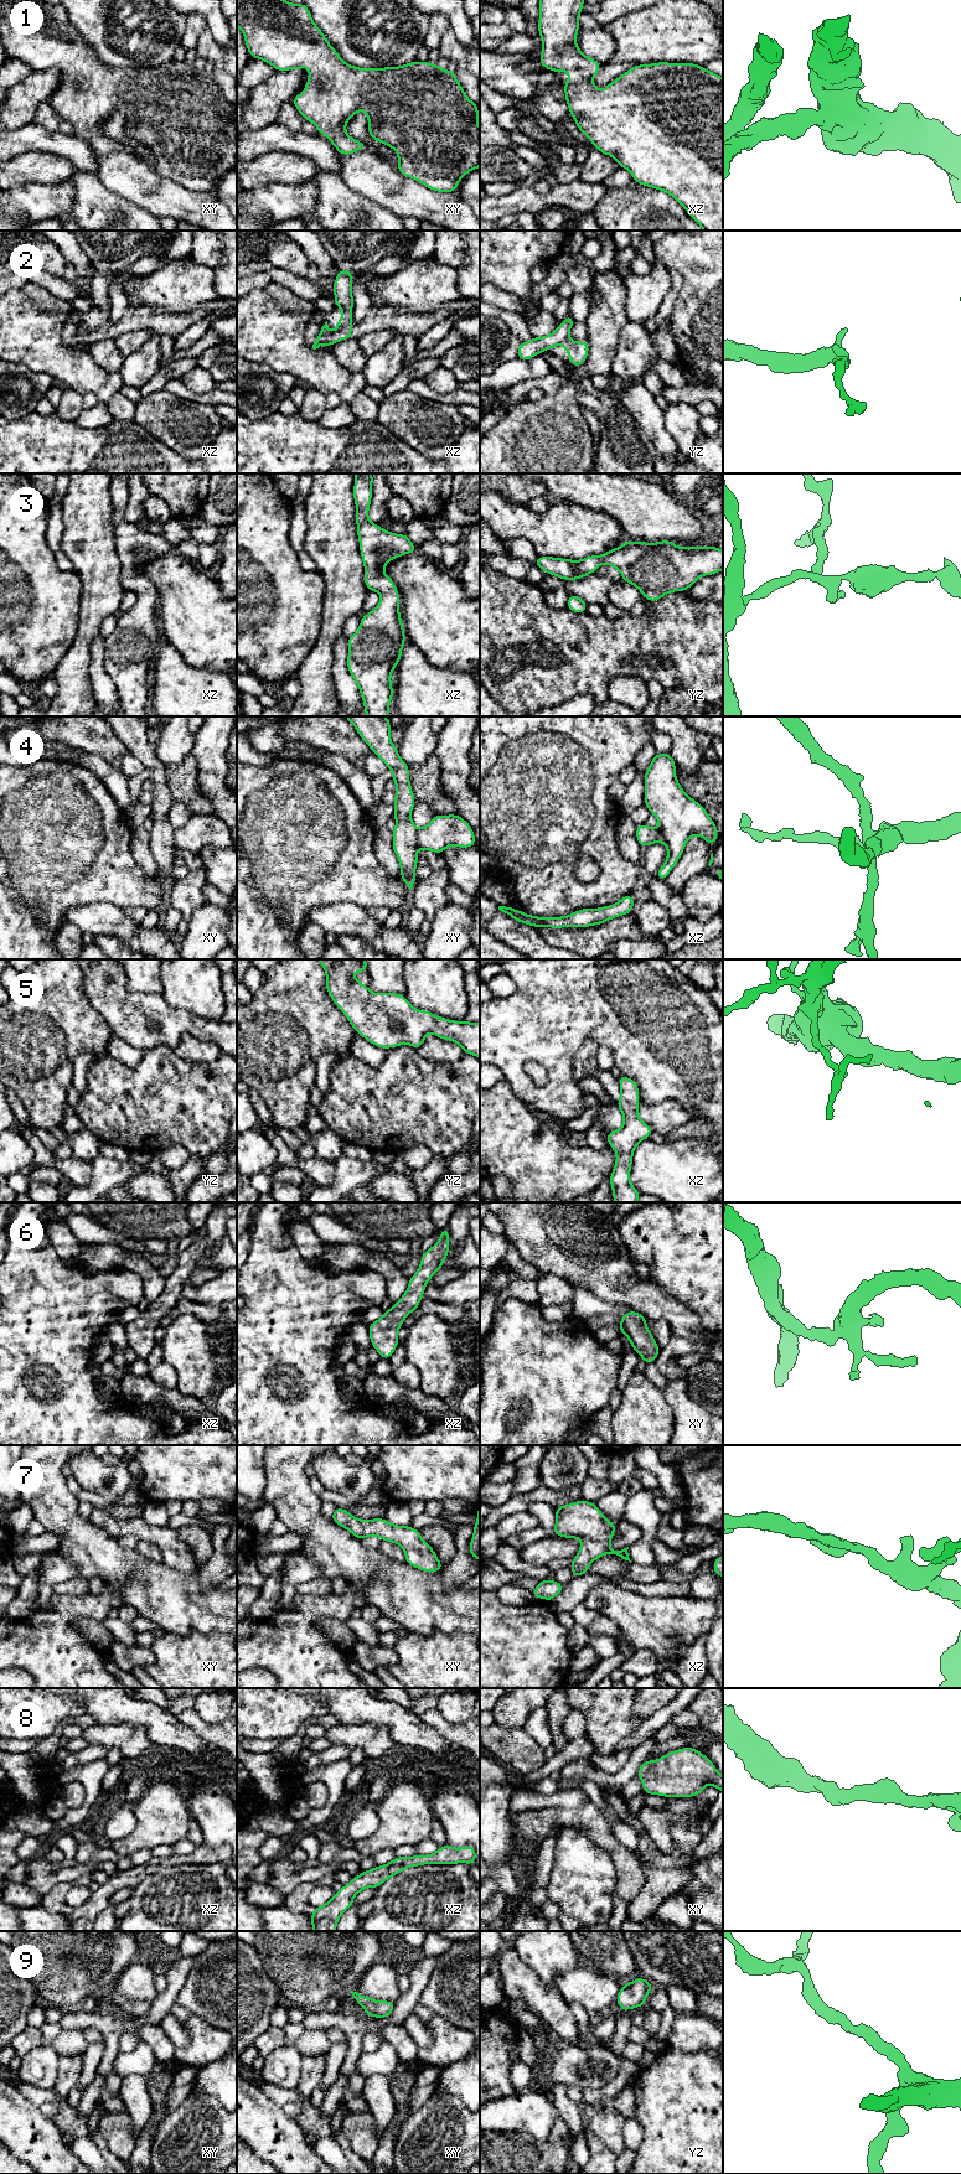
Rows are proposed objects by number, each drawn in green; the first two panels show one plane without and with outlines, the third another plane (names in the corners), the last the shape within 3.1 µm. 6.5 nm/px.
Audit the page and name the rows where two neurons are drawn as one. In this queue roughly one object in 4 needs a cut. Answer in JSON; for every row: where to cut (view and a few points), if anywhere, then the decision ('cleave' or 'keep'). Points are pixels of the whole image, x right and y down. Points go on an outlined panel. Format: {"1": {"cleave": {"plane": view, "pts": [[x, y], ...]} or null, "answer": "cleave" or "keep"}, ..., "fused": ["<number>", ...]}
{"1": {"cleave": null, "answer": "keep"}, "2": {"cleave": {"plane": "yz", "pts": [[568, 336], [561, 343]]}, "answer": "cleave"}, "3": {"cleave": null, "answer": "keep"}, "4": {"cleave": {"plane": "xy", "pts": [[418, 829], [417, 847]]}, "answer": "cleave"}, "5": {"cleave": null, "answer": "keep"}, "6": {"cleave": null, "answer": "keep"}, "7": {"cleave": null, "answer": "keep"}, "8": {"cleave": null, "answer": "keep"}, "9": {"cleave": null, "answer": "keep"}, "fused": ["2", "4"]}

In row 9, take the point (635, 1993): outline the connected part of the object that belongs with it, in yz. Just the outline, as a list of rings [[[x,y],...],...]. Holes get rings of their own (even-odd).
[[[641,1976],[634,1982],[627,1982],[618,1993],[616,2003],[626,2012],[632,2008],[640,2008],[645,2004],[646,1998],[653,1986]]]

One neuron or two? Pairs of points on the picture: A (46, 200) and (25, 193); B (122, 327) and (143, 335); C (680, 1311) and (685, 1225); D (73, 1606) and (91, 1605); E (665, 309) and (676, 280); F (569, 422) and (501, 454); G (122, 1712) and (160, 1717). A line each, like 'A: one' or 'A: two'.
A: one
B: two
C: two
D: one
E: one
F: one
G: one

